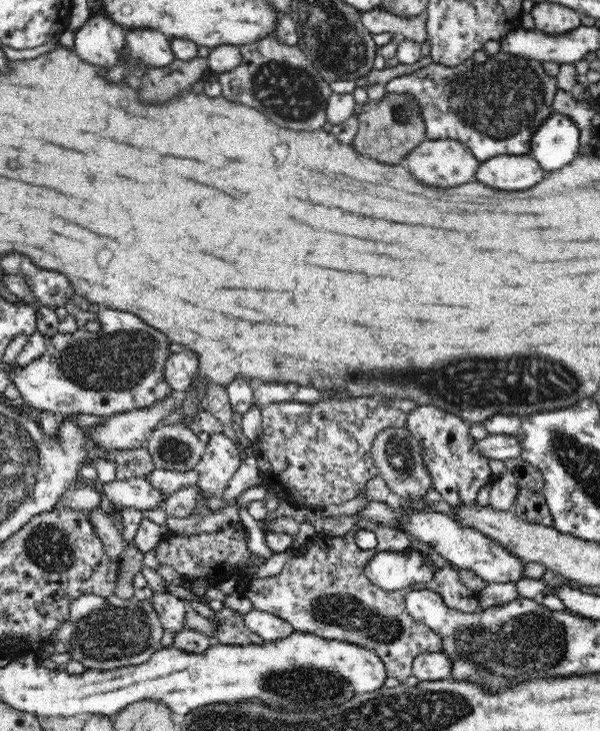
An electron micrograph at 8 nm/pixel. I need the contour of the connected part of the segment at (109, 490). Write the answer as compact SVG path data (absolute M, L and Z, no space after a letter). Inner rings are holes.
M144 477L116 479L99 485L99 488L116 509L128 507L142 511L156 508L166 501L164 495L156 491Z

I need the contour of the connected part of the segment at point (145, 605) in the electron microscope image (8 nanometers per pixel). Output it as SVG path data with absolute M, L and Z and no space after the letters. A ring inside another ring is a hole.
M84 594L78 596L70 604L68 618L62 620L62 624L56 628L53 643L63 642L67 649L66 652L70 653L71 658L82 663L86 669L108 670L146 662L156 650L163 647L160 640L162 640L164 631L163 624L152 606L151 599L138 601L136 597L132 596L132 598L124 600L115 594L110 598L96 596L95 594Z

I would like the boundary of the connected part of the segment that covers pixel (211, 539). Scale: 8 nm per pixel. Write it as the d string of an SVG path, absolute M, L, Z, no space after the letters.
M235 525L190 536L176 535L168 531L157 546L157 558L160 564L172 566L181 576L189 579L203 578L208 585L215 586L227 578L239 576L240 570L248 565L266 562L266 558L248 550L245 530Z

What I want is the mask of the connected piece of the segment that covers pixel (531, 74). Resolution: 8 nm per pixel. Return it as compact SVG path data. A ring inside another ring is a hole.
M478 50L468 60L453 67L432 62L413 73L395 77L385 84L385 89L390 94L414 97L426 125L426 138L457 140L465 144L478 161L484 162L492 156L529 154L532 133L554 112L552 103L557 82L555 77L546 75L542 62L526 60L502 50L494 55Z

